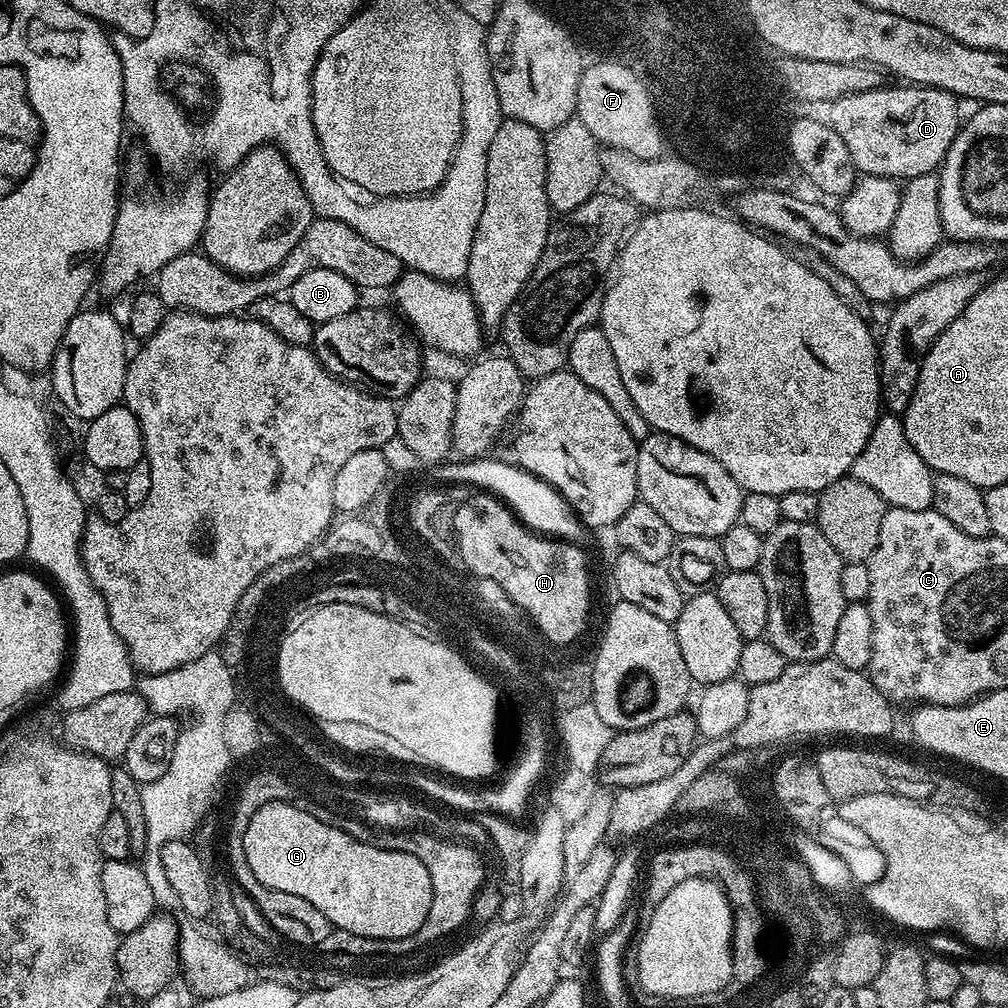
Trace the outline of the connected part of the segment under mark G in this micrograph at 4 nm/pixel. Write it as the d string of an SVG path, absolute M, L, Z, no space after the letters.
M270 801L261 806L250 818L249 825L245 829L244 842L246 862L250 862L250 870L258 884L272 888L275 892L298 894L298 898L306 898L306 902L310 902L310 906L315 906L317 910L322 910L322 914L326 914L326 918L331 922L333 928L353 931L354 934L369 936L374 939L398 939L415 934L422 926L422 922L430 910L430 902L432 901L430 874L426 870L426 866L422 862L418 862L418 858L414 858L405 852L391 852L366 845L351 837L350 834L344 833L342 829L327 825L326 822L320 822L314 812L307 813L306 810L298 810L297 808L283 808L282 801Z

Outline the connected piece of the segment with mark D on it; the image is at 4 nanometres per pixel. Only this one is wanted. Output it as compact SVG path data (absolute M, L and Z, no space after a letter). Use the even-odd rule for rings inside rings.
M877 86L831 101L832 128L846 142L857 173L891 176L907 182L915 176L936 172L943 164L962 127L961 101L941 88Z

